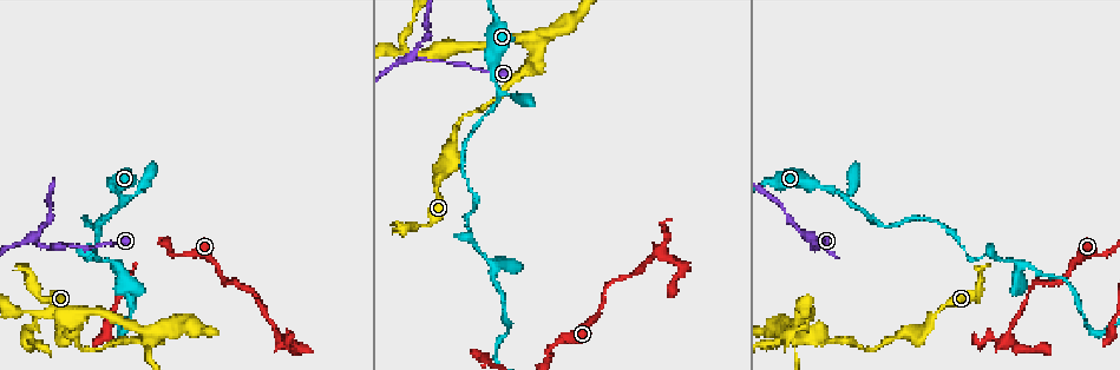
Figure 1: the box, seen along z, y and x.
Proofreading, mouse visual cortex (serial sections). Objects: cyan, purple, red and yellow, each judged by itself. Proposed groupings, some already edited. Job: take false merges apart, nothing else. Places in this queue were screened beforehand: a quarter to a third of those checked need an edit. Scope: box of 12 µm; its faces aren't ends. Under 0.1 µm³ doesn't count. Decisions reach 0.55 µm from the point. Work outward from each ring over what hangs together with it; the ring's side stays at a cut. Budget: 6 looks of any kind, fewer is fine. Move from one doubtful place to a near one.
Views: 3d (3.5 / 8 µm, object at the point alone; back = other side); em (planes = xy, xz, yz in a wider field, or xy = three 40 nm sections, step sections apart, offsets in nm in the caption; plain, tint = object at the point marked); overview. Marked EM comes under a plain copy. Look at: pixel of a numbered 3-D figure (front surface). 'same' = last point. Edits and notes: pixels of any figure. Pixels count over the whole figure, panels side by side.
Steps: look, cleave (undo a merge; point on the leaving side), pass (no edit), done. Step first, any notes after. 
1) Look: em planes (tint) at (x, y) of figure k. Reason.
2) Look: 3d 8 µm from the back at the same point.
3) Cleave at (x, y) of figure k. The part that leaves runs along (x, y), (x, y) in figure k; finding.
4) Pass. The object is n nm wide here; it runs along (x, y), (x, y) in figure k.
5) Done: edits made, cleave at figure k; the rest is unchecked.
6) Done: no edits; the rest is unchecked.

Look: 3d 3.5 µm at (537, 40) of figure 1. Three-way junction.

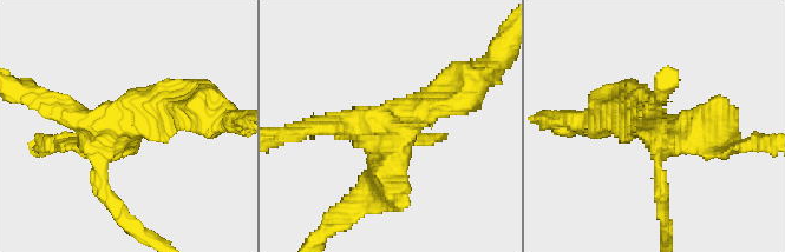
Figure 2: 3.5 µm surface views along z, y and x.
Look: em xy step 1 (tint) at (654, 133) of figure 2. 3 arms meet here; the arms are 300, 400, 400 nm wide.

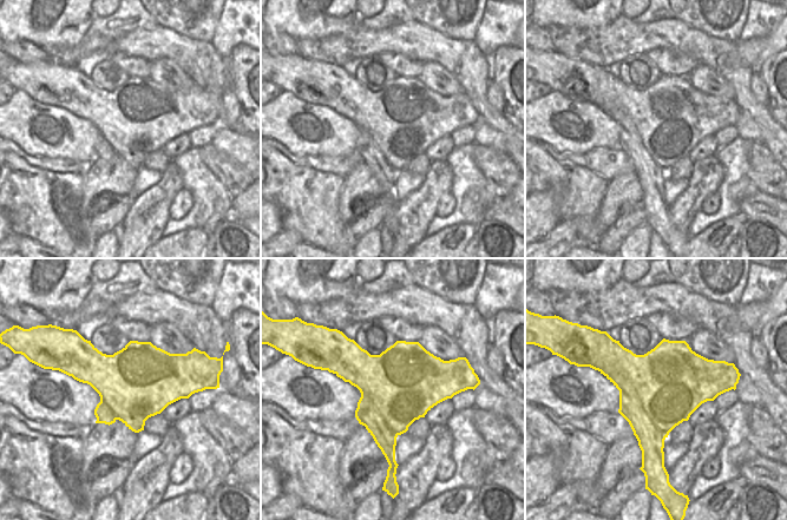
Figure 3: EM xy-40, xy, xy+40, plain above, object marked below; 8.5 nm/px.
Cleave at (661, 201) of figure 2. A second cell is stuck on.

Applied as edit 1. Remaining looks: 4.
Look: 3d 3.5 µm from the back at (40, 317) of figure 1. Narrows sharply.

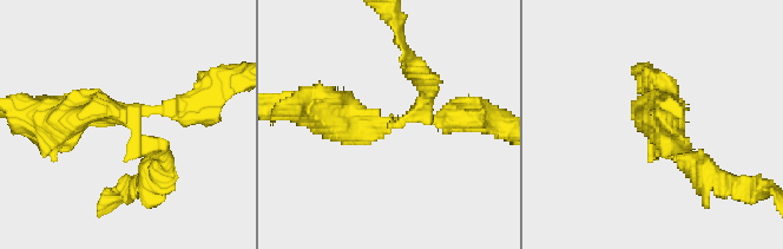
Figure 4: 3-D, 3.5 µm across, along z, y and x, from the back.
Look: em planes (tint) at (126, 115) of figure 4. 3 arms meet here; the arms are 150, 200, 450 nm wide; shape alone is not enough.

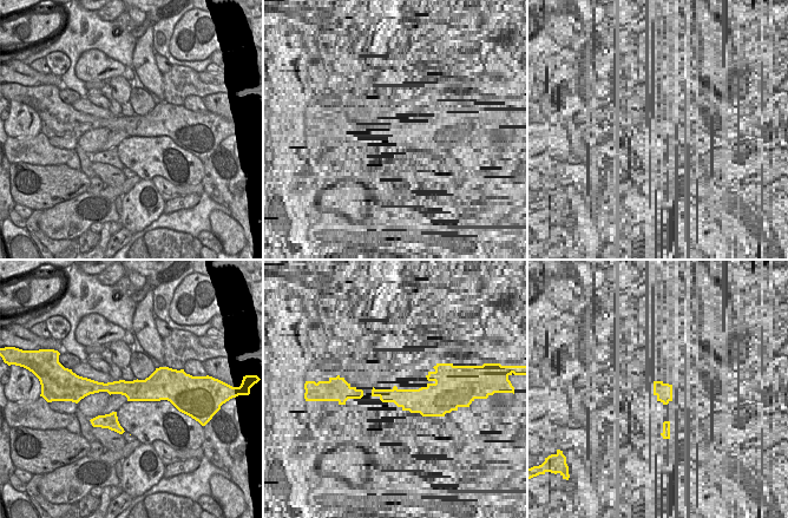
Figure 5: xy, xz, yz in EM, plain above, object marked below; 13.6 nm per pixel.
Pass. It runs along (93, 388), (162, 389), (169, 395) in figure 5; all the same cell.

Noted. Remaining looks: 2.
Look: 3d 3.5 µm at (809, 240) of figure 1. Branch point.

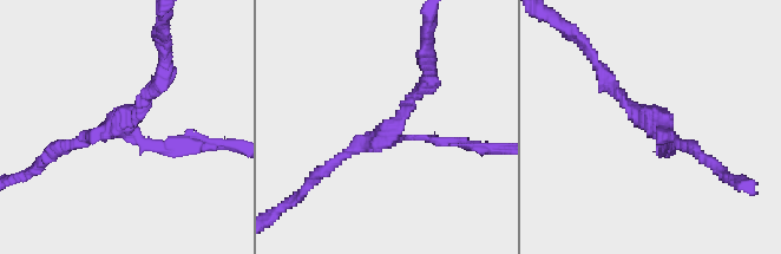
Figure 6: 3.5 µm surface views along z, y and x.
Look: em xy step 3 (tint) at (127, 124) of figure 6.

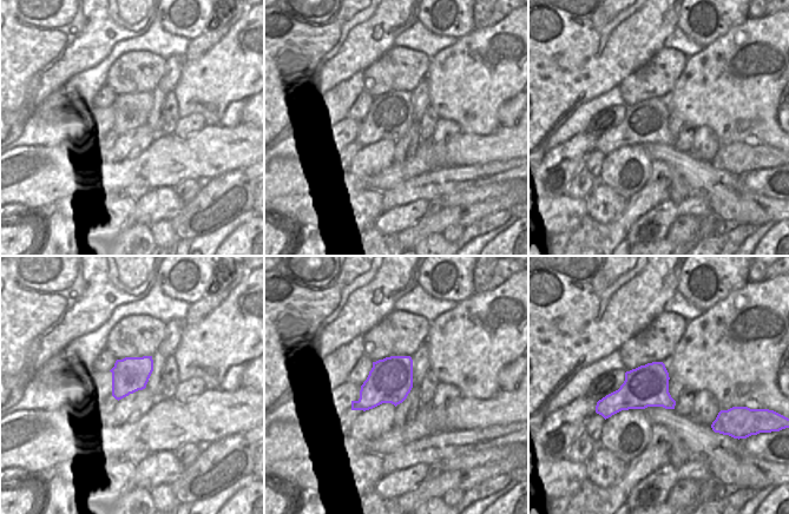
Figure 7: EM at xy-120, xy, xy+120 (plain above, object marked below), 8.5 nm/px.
Pass. It runs along (663, 144), (605, 78) in figure 6; all the same cell.

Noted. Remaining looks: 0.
Done: edits made, cleave at figure 2; the rest is unchecked.

